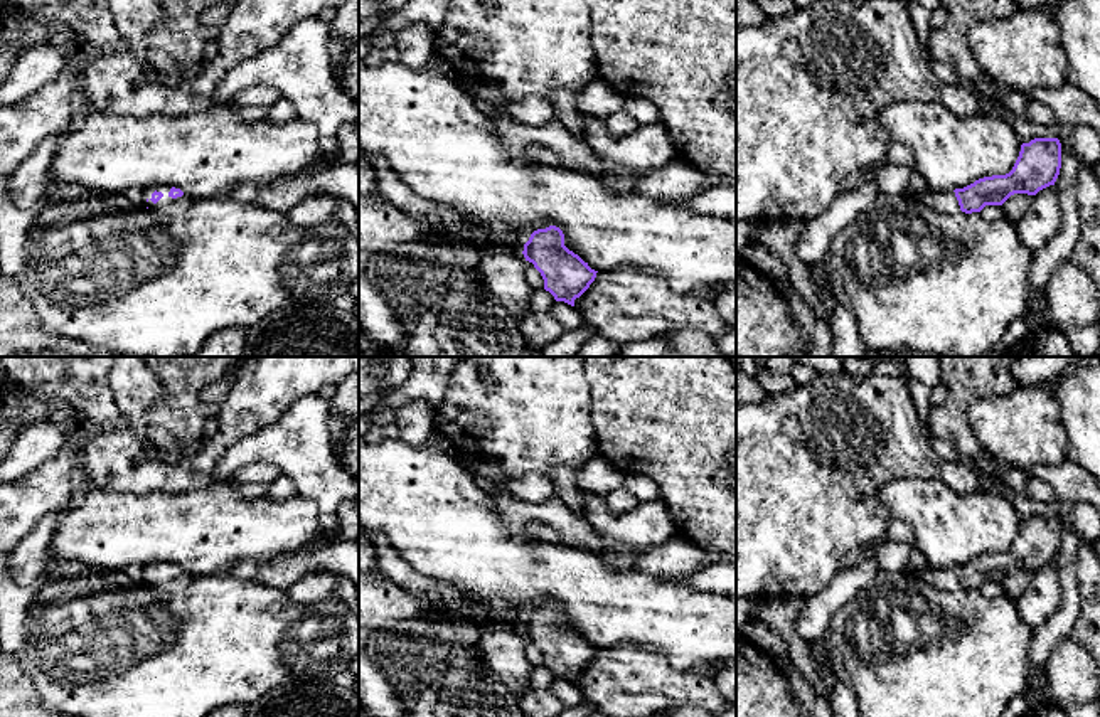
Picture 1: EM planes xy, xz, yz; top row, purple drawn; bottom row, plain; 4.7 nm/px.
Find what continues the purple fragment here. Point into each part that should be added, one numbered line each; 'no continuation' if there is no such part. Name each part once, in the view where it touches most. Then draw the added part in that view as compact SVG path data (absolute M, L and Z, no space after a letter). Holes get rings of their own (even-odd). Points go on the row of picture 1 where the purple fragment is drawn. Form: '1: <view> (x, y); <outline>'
1: xy (167, 206); M150 187L145 189L143 205L153 212L165 215L177 215L189 209L192 200L185 195L172 199L168 195L172 187Z

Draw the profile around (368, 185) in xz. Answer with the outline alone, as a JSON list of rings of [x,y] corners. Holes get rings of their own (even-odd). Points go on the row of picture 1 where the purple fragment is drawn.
[[[359,146],[359,195],[371,199],[382,199],[374,170],[367,162],[367,153]]]

